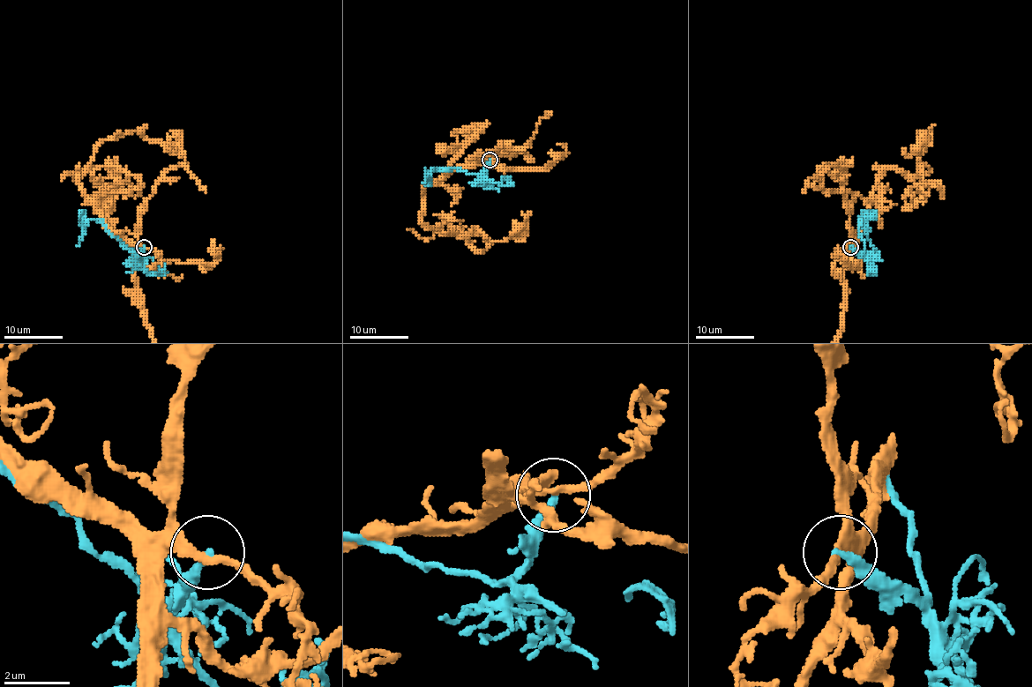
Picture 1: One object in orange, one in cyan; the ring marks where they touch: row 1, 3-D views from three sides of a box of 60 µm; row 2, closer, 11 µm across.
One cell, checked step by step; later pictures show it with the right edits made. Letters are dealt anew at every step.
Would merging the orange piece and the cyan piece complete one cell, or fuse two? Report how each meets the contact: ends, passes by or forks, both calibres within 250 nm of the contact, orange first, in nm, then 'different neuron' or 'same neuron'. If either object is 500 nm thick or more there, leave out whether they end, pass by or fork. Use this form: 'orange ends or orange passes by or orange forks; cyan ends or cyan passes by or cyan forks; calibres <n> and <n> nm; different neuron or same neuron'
orange passes by; cyan ends; calibres 200 and 280 nm; different neuron

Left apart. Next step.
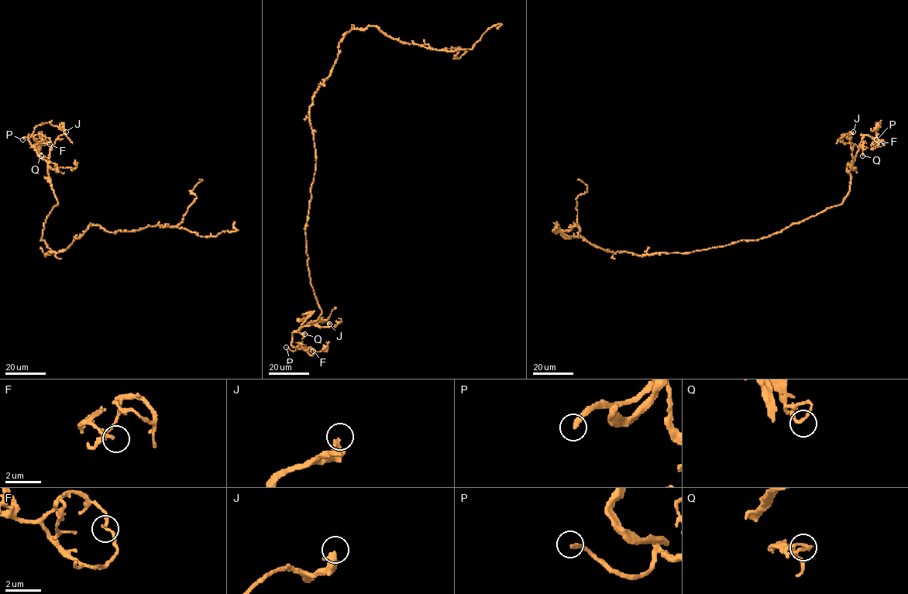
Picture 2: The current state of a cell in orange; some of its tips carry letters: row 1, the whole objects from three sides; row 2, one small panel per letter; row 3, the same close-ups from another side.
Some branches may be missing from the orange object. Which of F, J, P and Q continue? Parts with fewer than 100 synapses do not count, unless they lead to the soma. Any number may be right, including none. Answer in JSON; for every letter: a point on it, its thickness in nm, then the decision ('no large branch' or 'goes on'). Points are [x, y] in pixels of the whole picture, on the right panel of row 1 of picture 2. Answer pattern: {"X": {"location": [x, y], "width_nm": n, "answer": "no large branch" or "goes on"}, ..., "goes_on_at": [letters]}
{"F": {"location": [880, 144], "width_nm": 150, "answer": "no large branch"}, "J": {"location": [853, 132], "width_nm": 400, "answer": "no large branch"}, "P": {"location": [876, 139], "width_nm": 260, "answer": "goes on"}, "Q": {"location": [862, 156], "width_nm": 160, "answer": "no large branch"}, "goes_on_at": ["P"]}

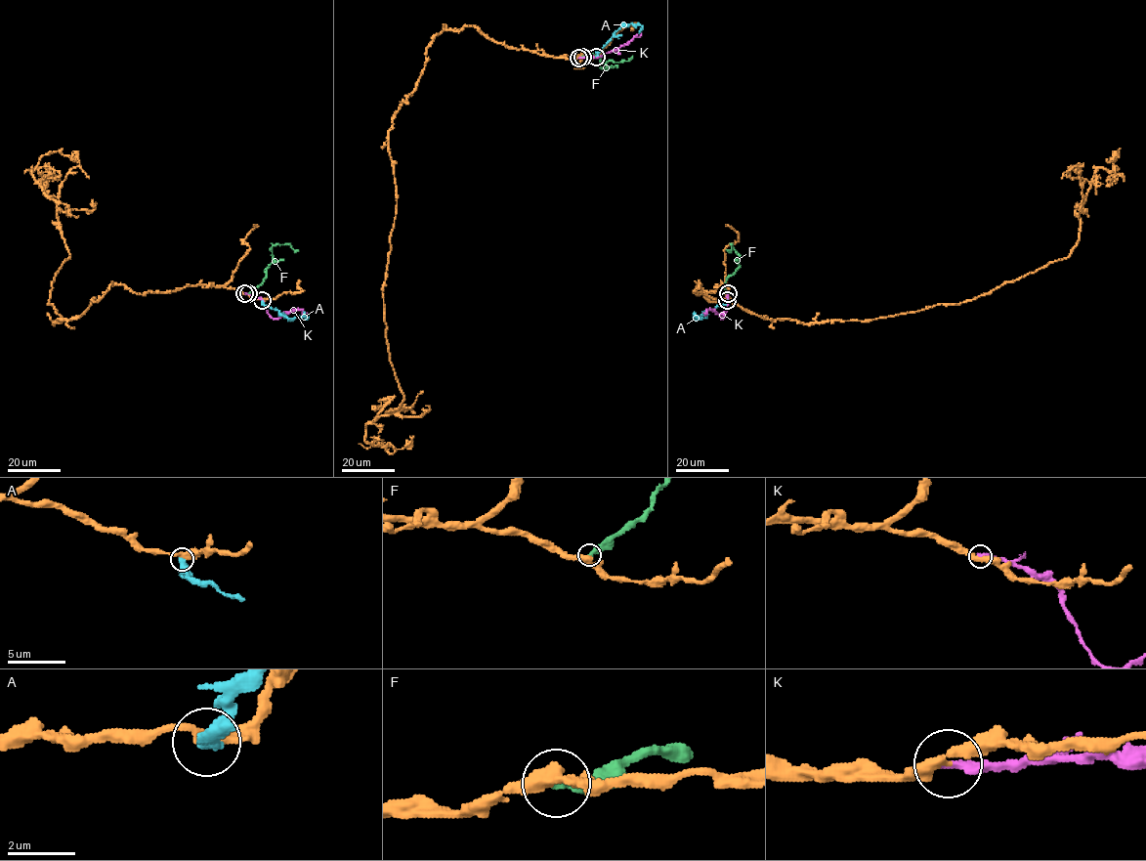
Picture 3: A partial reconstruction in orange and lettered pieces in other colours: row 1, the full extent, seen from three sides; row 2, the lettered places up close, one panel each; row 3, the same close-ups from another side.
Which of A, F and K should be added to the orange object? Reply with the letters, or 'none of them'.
F

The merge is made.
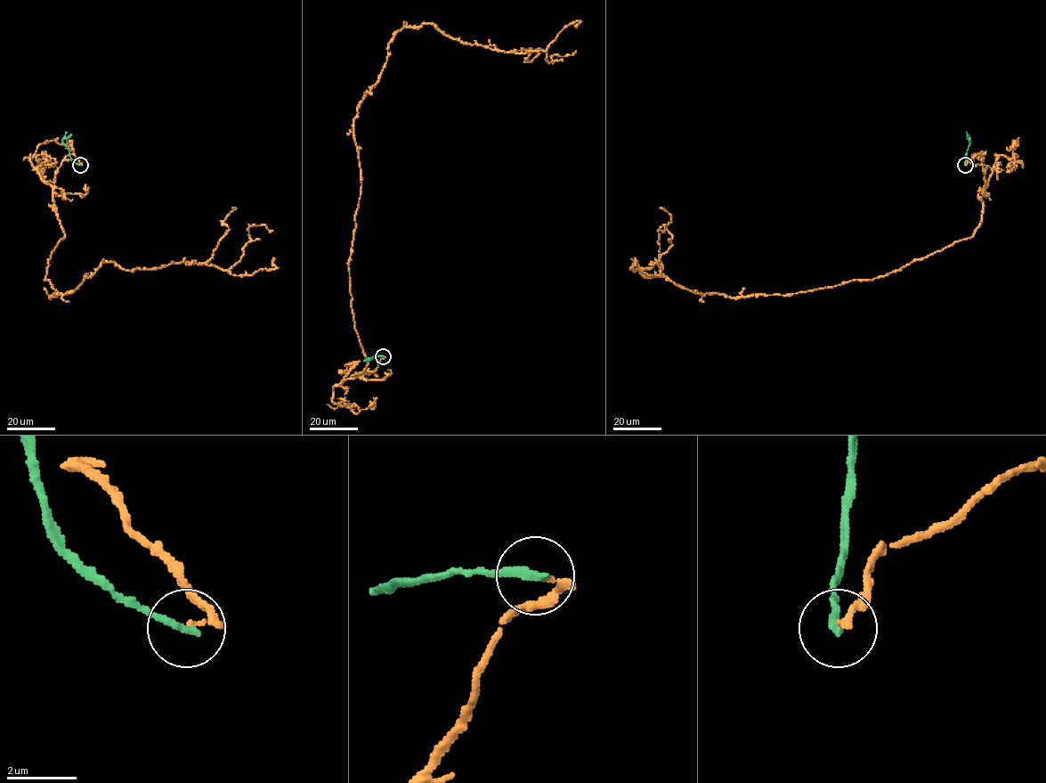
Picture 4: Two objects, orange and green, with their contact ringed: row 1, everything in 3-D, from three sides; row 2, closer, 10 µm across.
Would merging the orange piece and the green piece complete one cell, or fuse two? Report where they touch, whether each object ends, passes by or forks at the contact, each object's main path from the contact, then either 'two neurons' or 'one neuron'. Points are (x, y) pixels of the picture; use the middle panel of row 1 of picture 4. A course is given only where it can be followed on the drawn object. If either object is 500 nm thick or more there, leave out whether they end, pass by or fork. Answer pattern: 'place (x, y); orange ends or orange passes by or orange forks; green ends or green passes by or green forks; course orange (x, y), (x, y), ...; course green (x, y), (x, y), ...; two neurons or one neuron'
place (383, 356); orange ends; green ends; course orange (383, 356), (357, 377), (368, 362), (348, 263), (353, 119), (388, 44), (427, 23), (553, 63), (576, 51); course green (383, 356), (365, 360), (374, 357); two neurons

